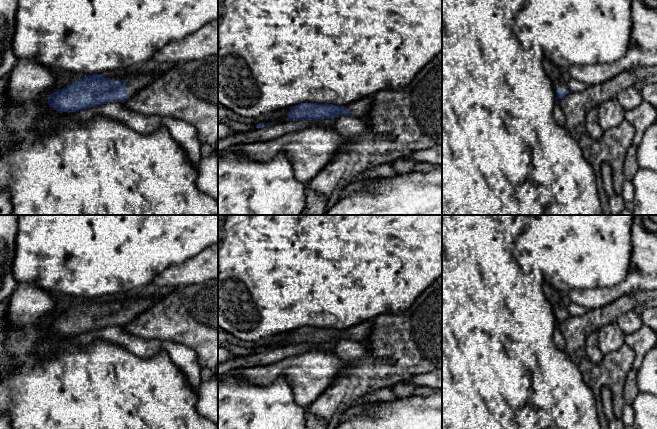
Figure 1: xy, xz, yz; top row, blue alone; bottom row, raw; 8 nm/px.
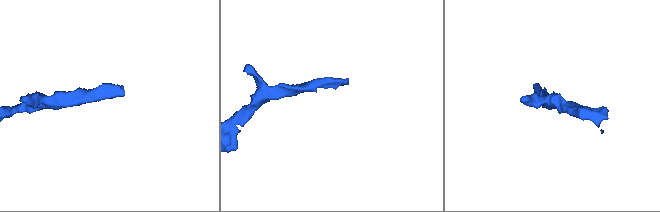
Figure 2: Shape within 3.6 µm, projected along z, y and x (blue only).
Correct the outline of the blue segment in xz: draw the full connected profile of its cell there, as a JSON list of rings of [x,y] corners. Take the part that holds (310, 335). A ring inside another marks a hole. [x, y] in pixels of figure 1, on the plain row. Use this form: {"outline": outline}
{"outline": [[[369,320],[344,330],[326,327],[301,327],[289,331],[290,336],[286,345],[303,343],[320,345],[338,342],[342,339],[363,342],[369,336],[373,325],[374,320]]]}

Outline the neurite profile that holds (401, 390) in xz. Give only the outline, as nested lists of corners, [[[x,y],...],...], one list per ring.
[[[399,383],[391,388],[398,398],[405,398],[415,395],[415,385],[409,383]]]

